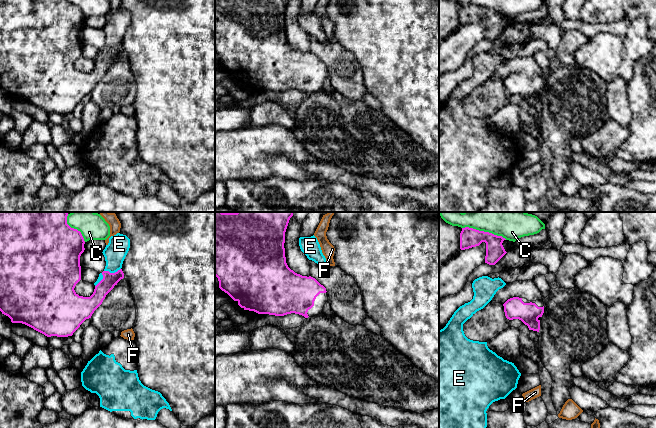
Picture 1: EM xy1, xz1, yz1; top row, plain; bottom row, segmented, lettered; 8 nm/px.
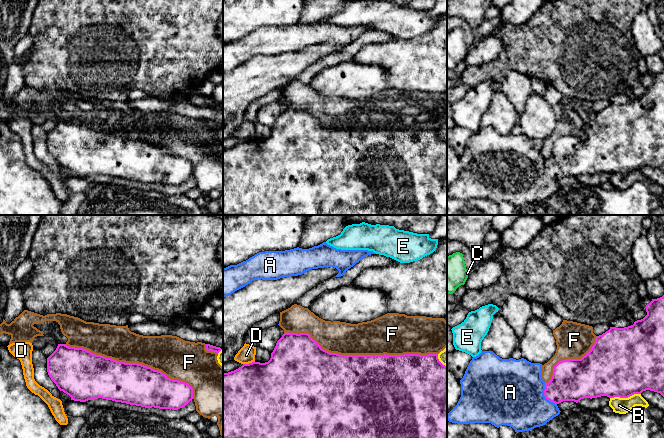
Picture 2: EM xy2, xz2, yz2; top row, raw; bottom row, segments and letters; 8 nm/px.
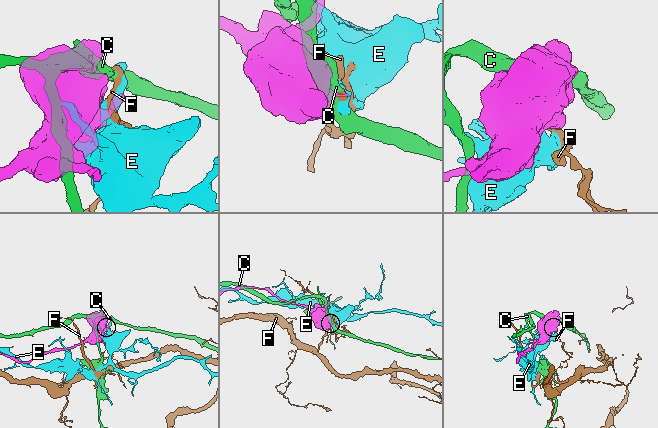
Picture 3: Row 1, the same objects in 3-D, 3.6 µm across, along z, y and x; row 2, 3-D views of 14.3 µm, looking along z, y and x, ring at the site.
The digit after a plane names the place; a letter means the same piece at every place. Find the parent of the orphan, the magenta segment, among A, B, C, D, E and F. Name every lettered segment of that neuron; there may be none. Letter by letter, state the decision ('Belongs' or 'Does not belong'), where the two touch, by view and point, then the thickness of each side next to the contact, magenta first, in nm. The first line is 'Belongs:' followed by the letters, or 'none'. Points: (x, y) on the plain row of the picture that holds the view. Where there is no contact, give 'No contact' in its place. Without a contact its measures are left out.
Belongs: none
A: Does not belong. Touches magenta at yz2 (544, 171). Thickness 320 nm (magenta) against 500 nm
B: Does not belong. Touches magenta at yz2 (625, 173). Thickness 480 nm (magenta) against 130 nm
C: Does not belong. Touches magenta at yz1 (483, 7). Thickness 160 nm (magenta) against 140 nm
D: Does not belong. Touches magenta at xz2 (248, 140). Thickness 500 nm (magenta) against 140 nm
E: Does not belong. Touches magenta at xy1 (112, 49). Thickness 120 nm (magenta) against 180 nm
F: Does not belong. Touches magenta at xz2 (361, 131). Thickness 500 nm (magenta) against 300 nm

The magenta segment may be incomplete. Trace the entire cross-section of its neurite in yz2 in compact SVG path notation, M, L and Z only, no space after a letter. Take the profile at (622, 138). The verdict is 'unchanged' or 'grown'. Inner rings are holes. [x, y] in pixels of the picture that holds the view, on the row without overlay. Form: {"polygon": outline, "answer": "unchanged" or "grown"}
{"polygon": "M664 71L652 75L645 84L647 91L633 101L624 104L610 103L608 107L597 112L591 126L581 135L558 138L553 144L551 156L545 159L545 174L555 180L563 177L578 179L584 174L601 172L628 174L646 166L660 169L664 173Z", "answer": "unchanged"}

